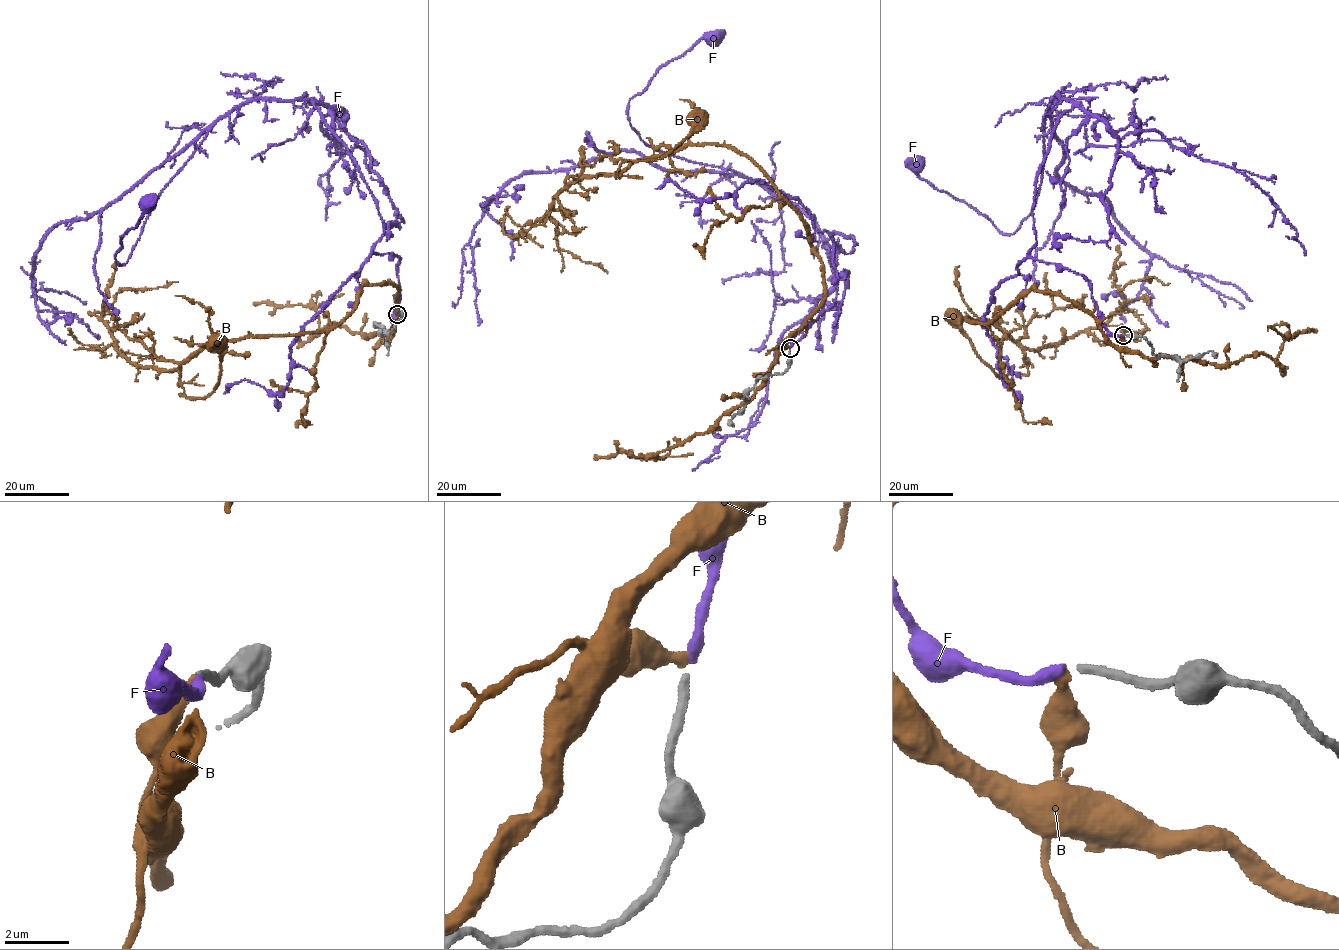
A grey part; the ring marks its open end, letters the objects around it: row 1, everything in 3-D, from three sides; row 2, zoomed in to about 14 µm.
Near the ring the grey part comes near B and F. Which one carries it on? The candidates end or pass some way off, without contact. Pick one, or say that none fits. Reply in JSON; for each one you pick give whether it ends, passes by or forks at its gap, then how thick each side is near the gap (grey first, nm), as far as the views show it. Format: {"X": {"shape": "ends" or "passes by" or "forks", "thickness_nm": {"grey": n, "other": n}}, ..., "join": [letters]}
{"F": {"shape": "ends", "thickness_nm": {"grey": 260, "other": 360}}, "join": ["F"]}

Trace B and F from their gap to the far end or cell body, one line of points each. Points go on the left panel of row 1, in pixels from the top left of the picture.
B: (396, 315), (398, 289), (364, 285), (325, 330), (210, 341), (179, 395), (213, 390), (216, 343)
F: (397, 315), (400, 260), (373, 251), (376, 200), (307, 99), (250, 99), (215, 122), (119, 265), (150, 201)

